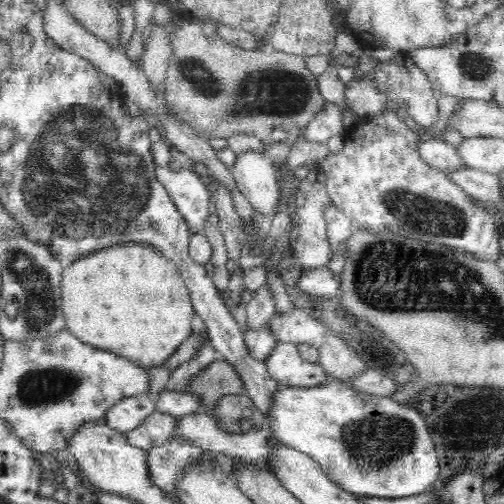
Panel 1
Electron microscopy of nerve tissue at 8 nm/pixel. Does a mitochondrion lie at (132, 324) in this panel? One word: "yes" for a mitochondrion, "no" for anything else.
no

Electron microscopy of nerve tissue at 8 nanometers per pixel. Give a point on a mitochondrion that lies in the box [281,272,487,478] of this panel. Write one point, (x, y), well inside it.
(376, 442)

